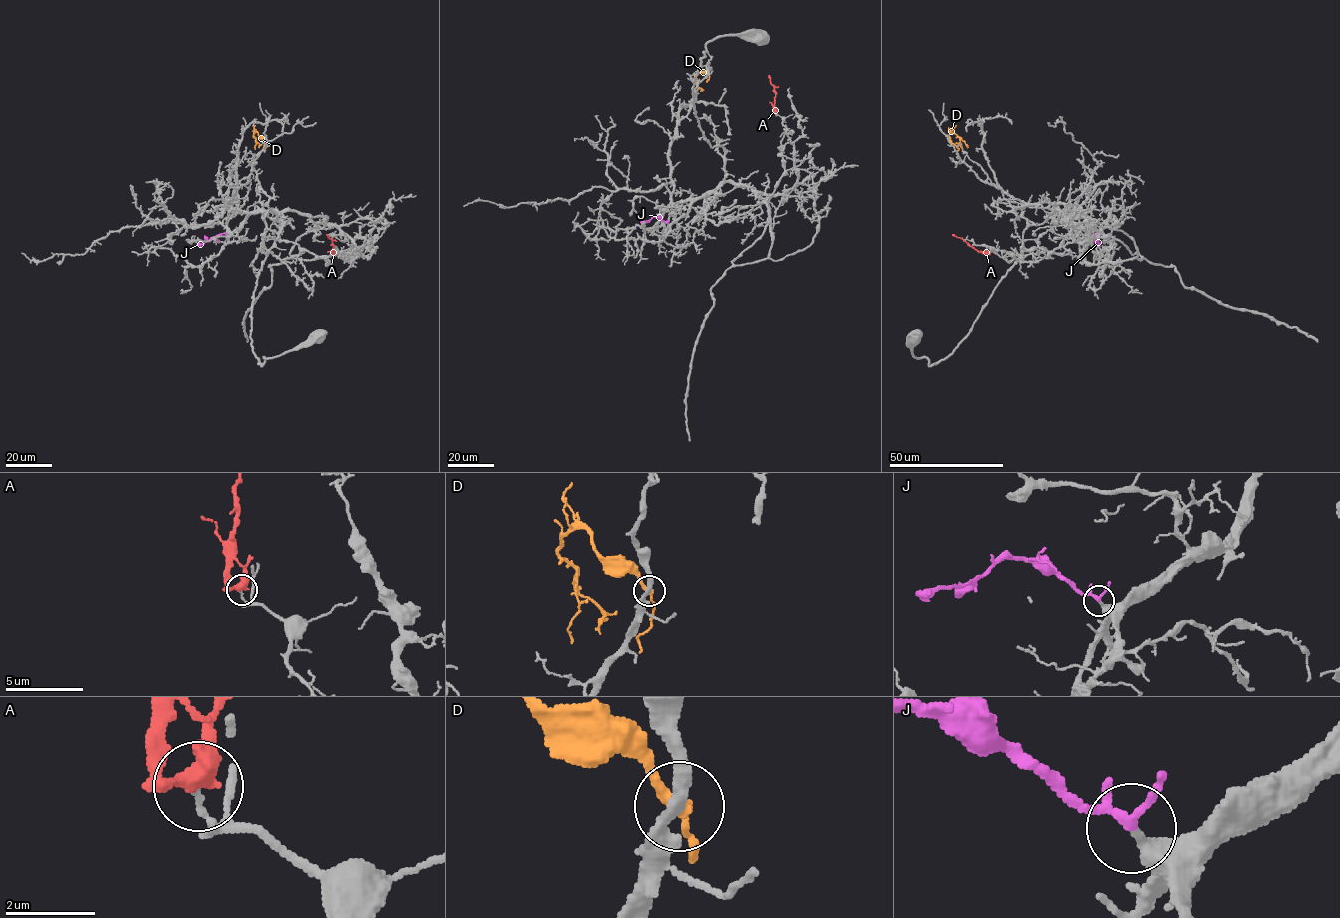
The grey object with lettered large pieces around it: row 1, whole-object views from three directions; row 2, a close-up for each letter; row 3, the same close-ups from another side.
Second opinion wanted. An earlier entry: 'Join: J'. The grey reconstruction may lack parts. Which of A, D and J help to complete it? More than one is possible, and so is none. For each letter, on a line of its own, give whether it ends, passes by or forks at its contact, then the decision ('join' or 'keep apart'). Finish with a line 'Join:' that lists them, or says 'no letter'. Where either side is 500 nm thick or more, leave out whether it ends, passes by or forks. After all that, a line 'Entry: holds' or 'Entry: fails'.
A: it forks there; keep apart
D: it passes by; keep apart
J: it forks there; join
Join: J
Entry: holds

